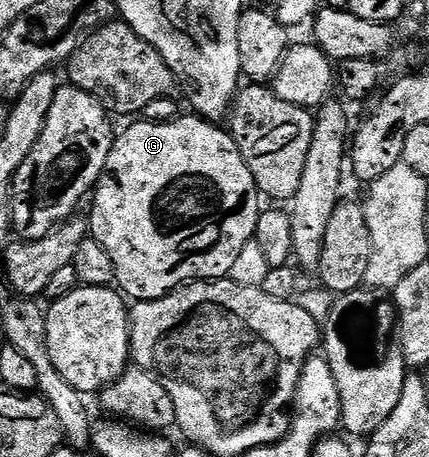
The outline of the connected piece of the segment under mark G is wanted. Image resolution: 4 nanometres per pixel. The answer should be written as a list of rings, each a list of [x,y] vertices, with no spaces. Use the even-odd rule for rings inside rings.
[[[179,115],[175,121],[165,121],[164,123],[152,123],[151,121],[145,119],[138,119],[135,125],[130,125],[126,130],[119,132],[114,138],[114,146],[112,151],[108,155],[108,163],[106,164],[106,169],[102,172],[102,178],[99,179],[96,188],[92,193],[92,202],[94,201],[94,206],[91,207],[90,213],[88,212],[88,233],[89,236],[96,239],[96,243],[100,243],[100,247],[104,247],[104,251],[108,251],[108,255],[112,259],[112,267],[116,267],[116,285],[119,290],[131,302],[135,301],[155,301],[161,297],[167,297],[174,289],[179,289],[180,286],[187,283],[209,283],[211,281],[216,281],[225,278],[232,271],[232,263],[236,263],[236,259],[240,256],[240,250],[244,248],[244,243],[254,240],[254,232],[256,227],[260,223],[260,218],[258,217],[262,213],[262,204],[264,204],[263,198],[258,192],[258,184],[256,179],[252,175],[252,171],[248,171],[248,163],[244,163],[244,155],[240,155],[238,150],[238,145],[234,141],[233,137],[230,136],[229,132],[221,124],[207,121],[205,117],[199,117],[197,115]]]

